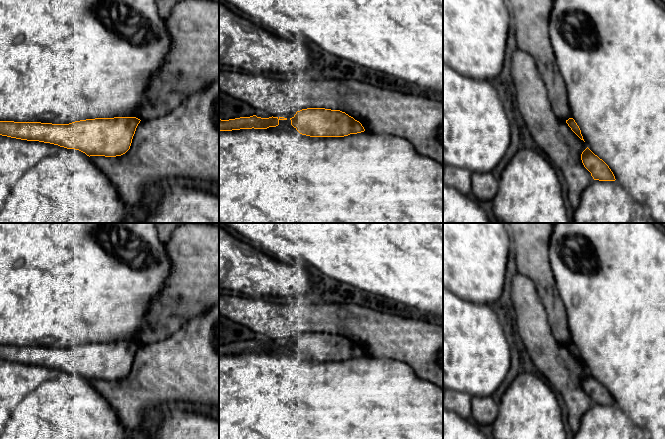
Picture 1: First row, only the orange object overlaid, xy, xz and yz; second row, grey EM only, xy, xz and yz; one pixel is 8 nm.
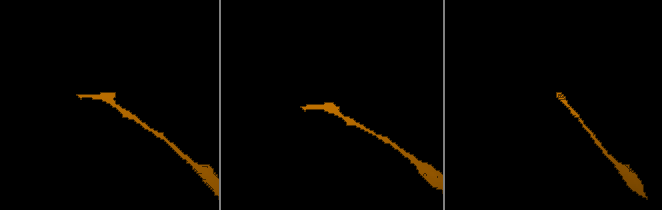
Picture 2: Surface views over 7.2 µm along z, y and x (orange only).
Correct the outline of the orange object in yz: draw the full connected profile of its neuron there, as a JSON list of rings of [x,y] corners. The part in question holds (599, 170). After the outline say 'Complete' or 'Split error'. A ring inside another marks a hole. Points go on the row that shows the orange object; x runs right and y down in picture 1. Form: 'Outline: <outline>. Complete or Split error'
Outline: [[[588,147],[582,152],[581,160],[584,167],[591,173],[594,180],[616,180],[609,166],[597,155],[595,155]]]. Complete

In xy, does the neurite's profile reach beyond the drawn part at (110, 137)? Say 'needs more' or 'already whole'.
already whole

